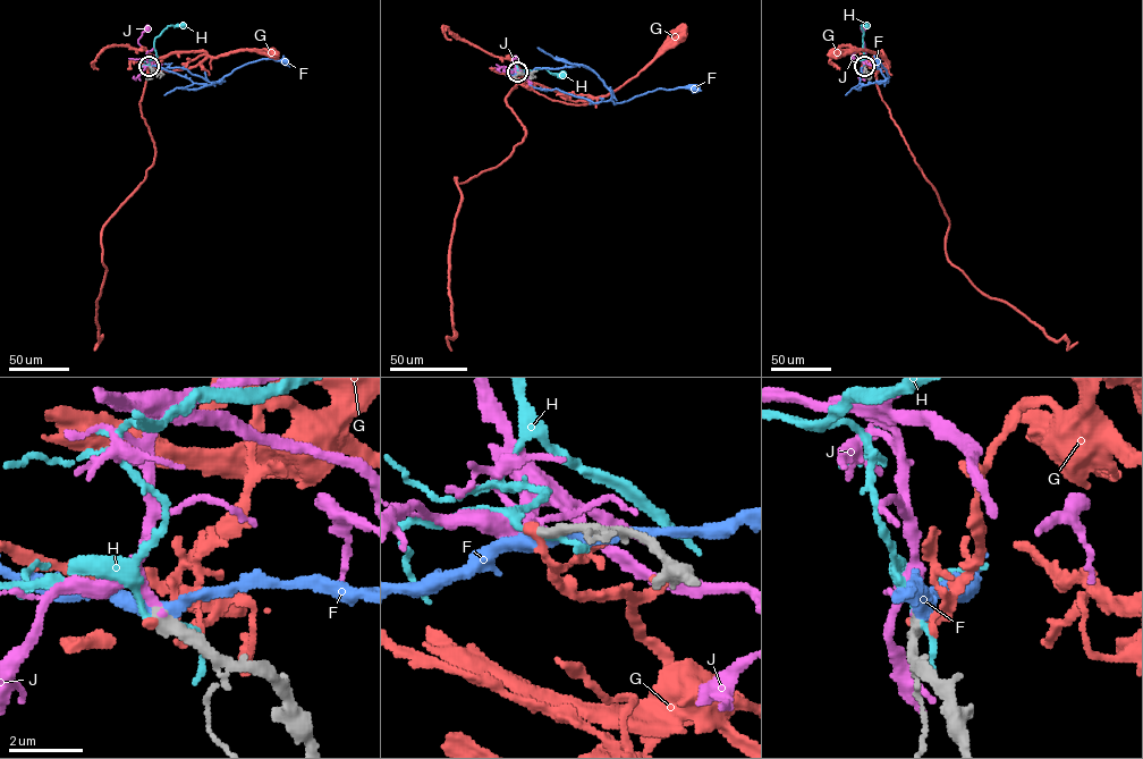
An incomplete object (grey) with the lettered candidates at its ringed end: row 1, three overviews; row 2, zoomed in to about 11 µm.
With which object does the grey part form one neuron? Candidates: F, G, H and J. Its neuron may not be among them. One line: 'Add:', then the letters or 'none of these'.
Add: J

